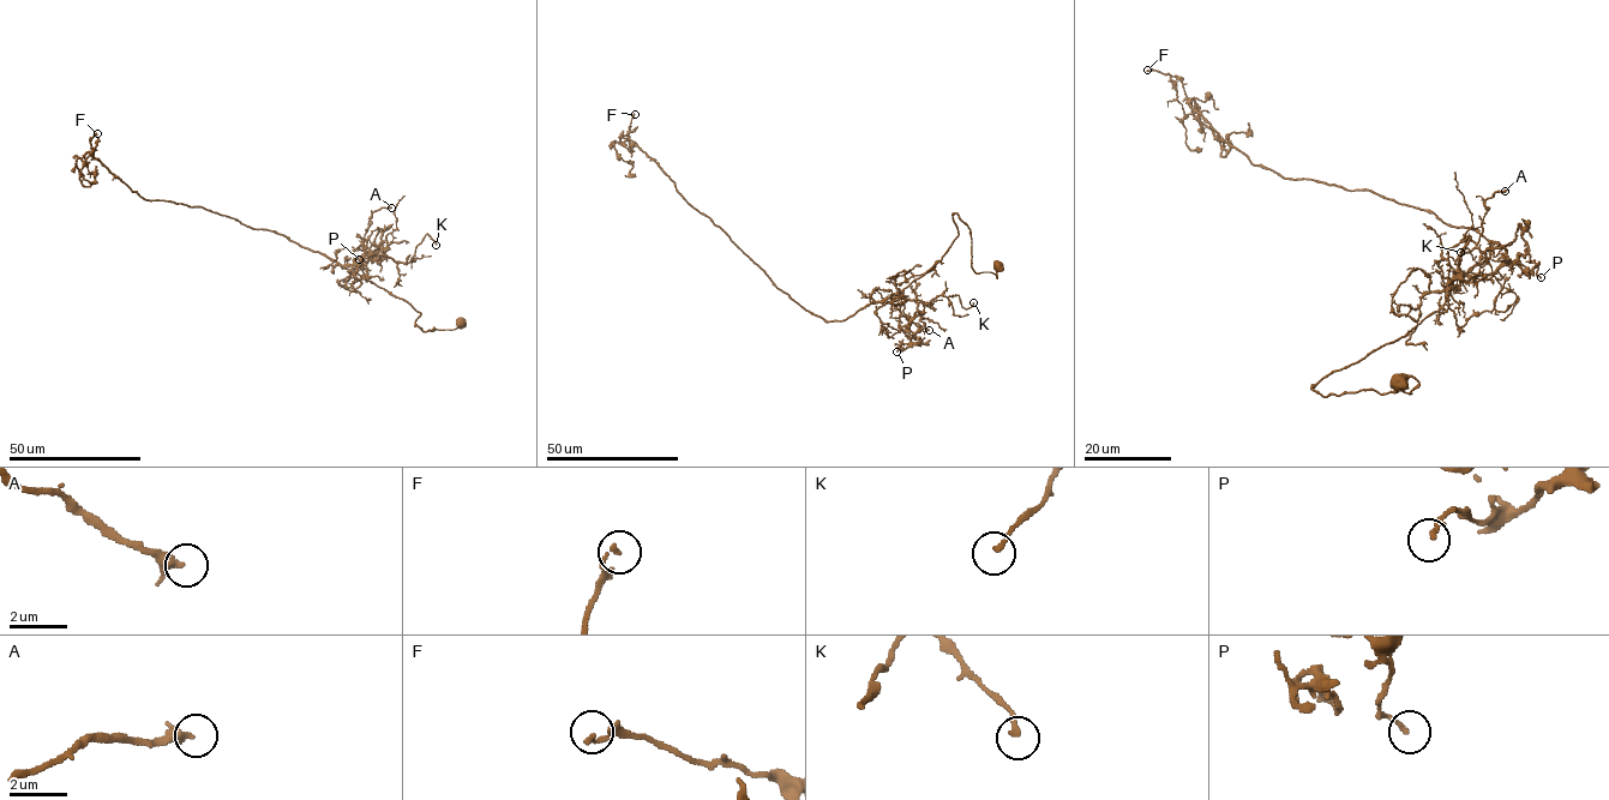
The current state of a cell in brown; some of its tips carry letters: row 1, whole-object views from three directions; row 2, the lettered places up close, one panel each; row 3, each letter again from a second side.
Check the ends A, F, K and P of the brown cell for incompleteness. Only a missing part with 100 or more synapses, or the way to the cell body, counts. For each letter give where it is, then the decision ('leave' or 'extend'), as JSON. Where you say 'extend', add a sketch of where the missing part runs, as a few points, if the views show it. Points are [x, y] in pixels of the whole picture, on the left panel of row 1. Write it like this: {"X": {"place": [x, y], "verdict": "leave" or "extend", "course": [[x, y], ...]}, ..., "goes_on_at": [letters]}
{"A": {"place": [391, 208], "verdict": "leave"}, "F": {"place": [97, 133], "verdict": "leave"}, "K": {"place": [436, 245], "verdict": "leave"}, "P": {"place": [359, 259], "verdict": "leave"}, "goes_on_at": []}

